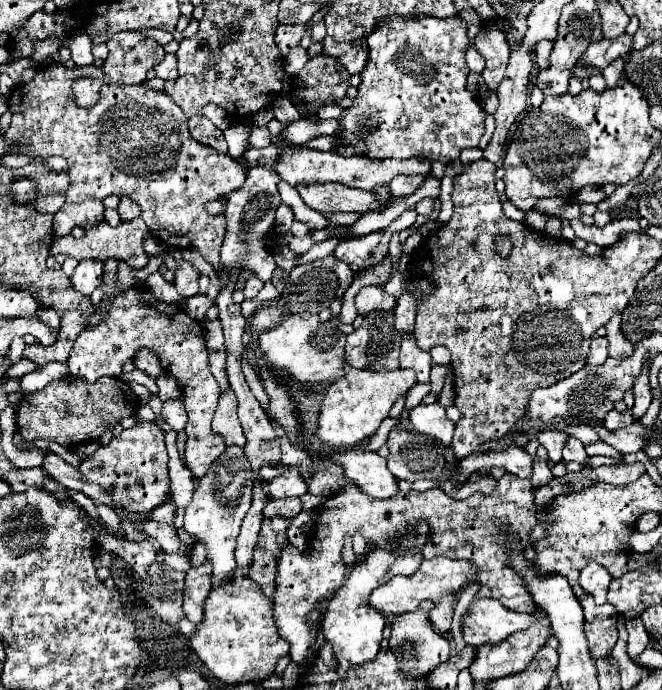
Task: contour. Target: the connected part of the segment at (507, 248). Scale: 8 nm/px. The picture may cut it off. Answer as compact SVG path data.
M500 234L500 236L494 240L494 250L496 250L496 254L498 254L498 256L506 258L506 256L512 252L512 242L510 242L510 238Z

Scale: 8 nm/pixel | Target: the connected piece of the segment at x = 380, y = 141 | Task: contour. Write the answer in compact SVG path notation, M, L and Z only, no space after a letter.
M388 16L388 18L382 18L376 24L376 30L372 30L372 34L368 36L368 62L366 62L366 68L360 74L362 82L358 86L358 96L354 98L352 106L346 108L342 112L342 116L338 118L340 130L338 130L336 138L340 138L340 146L336 148L336 154L340 154L340 156L366 156L370 160L426 156L430 160L438 160L442 164L448 164L454 158L458 158L464 148L478 146L478 142L484 134L484 116L486 116L486 112L480 106L480 98L466 90L466 78L468 78L470 70L466 66L464 54L468 50L468 44L470 44L468 42L468 24L462 18L444 18L444 20L432 18L432 16Z

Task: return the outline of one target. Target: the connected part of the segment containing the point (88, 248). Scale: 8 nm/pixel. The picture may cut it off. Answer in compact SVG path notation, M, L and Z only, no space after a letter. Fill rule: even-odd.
M136 218L132 222L122 222L118 224L116 228L112 228L110 224L106 222L100 222L92 228L86 230L84 238L76 240L72 236L68 238L54 238L52 246L50 246L50 254L66 254L66 256L72 256L76 260L86 260L86 258L92 258L92 260L108 260L108 258L118 258L122 262L126 262L128 266L132 266L134 270L140 270L148 264L148 254L144 252L144 236L146 236L146 230L148 226L144 224L142 218Z

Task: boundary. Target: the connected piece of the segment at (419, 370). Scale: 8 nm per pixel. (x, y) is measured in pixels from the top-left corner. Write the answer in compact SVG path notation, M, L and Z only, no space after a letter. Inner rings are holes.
M410 332L402 334L400 366L402 368L412 368L416 372L418 382L428 382L430 380L430 354L416 346L416 340Z

